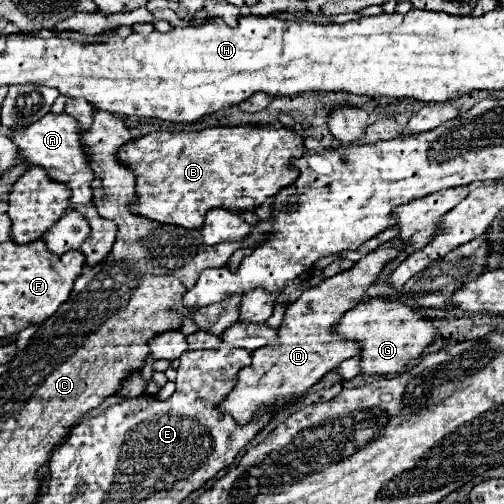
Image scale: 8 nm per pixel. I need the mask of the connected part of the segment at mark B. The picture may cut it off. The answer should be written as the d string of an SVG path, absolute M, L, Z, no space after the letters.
M218 126L192 132L150 132L118 150L118 160L136 174L136 200L130 210L138 216L200 228L206 212L224 208L230 212L254 212L266 198L298 178L292 160L304 154L304 144L290 128L274 126Z

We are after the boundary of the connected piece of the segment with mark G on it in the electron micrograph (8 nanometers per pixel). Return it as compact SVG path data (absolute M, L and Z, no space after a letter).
M370 298L368 302L358 304L354 310L346 312L340 324L334 328L344 338L358 340L362 344L362 374L396 374L400 372L408 360L422 356L424 348L436 340L438 330L434 328L432 320L416 312L404 302L388 300L388 298Z

